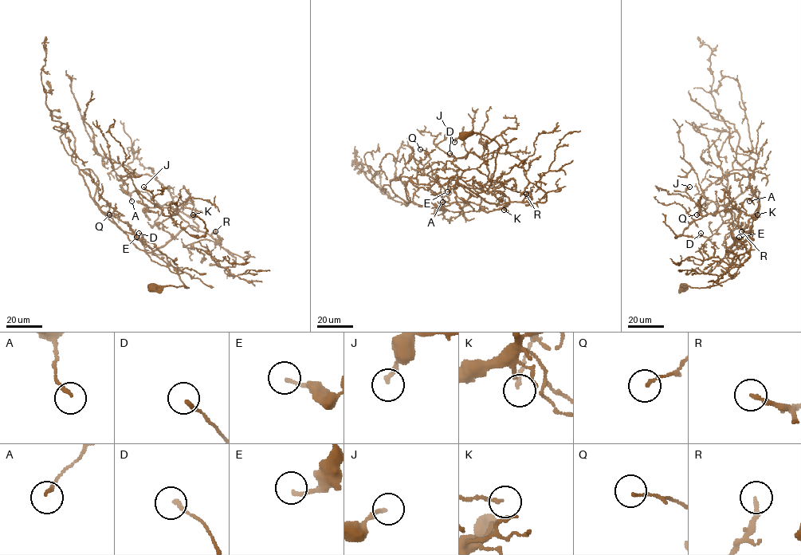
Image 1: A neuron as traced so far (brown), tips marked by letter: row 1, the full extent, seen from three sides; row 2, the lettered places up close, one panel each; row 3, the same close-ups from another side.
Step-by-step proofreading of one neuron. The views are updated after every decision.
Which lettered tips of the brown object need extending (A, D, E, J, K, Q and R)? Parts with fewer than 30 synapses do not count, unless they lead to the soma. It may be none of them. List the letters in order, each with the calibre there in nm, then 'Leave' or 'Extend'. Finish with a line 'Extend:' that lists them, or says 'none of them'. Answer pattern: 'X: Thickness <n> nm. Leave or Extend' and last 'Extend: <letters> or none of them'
A: Thickness 140 nm. Leave
D: Thickness 160 nm. Leave
E: Thickness 160 nm. Leave
J: Thickness 180 nm. Leave
K: Thickness 150 nm. Leave
Q: Thickness 110 nm. Leave
R: Thickness 180 nm. Extend
Extend: R

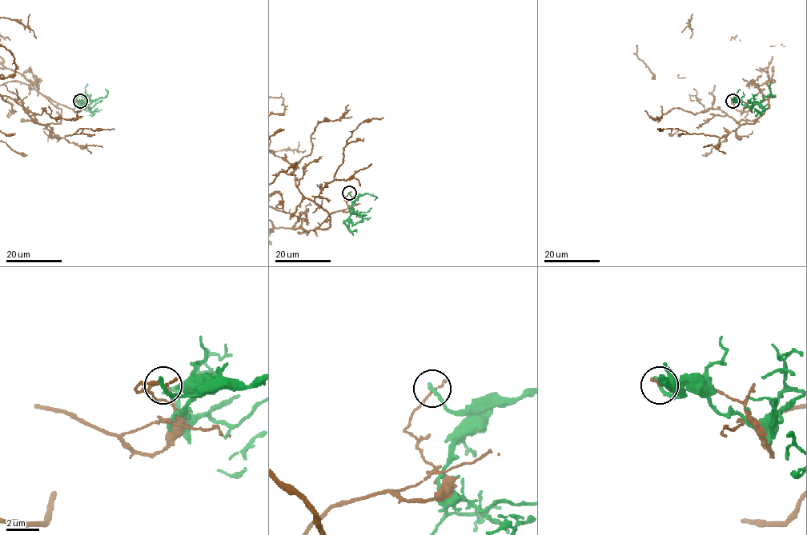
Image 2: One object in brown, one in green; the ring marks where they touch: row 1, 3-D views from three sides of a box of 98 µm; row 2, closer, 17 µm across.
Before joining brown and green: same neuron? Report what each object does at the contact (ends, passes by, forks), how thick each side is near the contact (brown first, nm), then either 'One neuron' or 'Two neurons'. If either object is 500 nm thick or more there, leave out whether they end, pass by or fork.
At the ring brown ends. At the ring green ends. Thickness 140 nm (brown) against 260 nm. Two neurons

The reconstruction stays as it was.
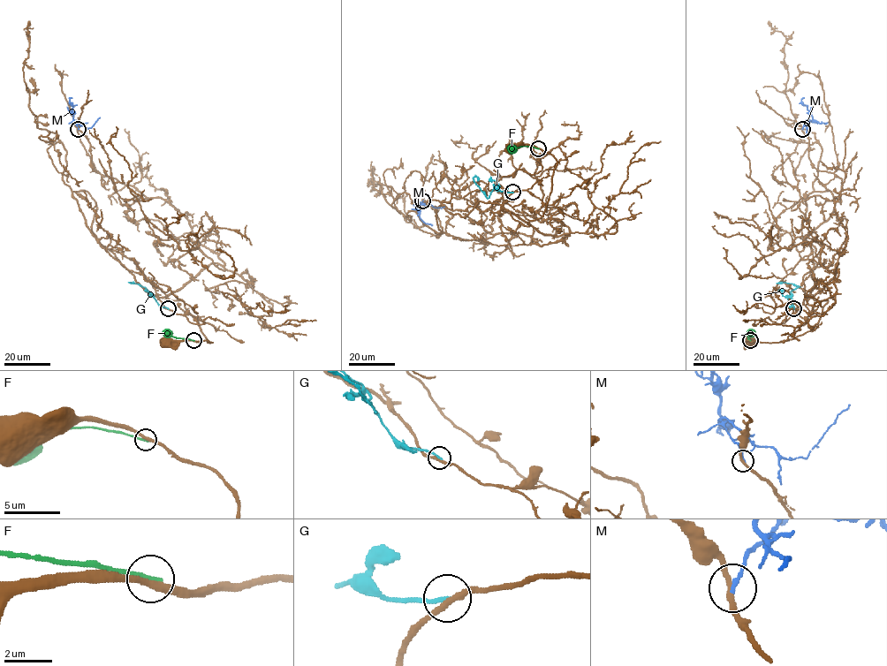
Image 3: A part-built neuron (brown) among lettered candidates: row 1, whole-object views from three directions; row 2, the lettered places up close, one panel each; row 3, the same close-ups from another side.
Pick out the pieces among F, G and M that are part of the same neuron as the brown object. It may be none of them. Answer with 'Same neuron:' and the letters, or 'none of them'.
Same neuron: M

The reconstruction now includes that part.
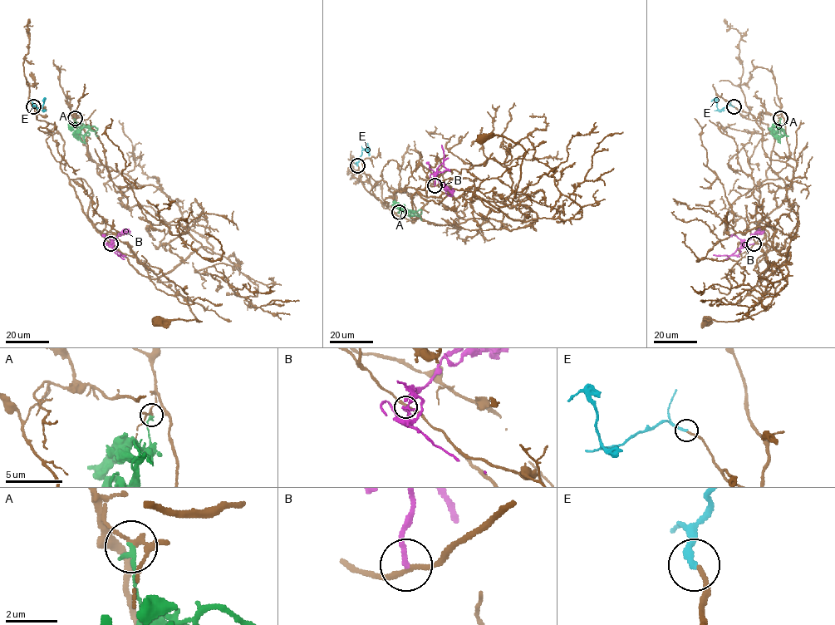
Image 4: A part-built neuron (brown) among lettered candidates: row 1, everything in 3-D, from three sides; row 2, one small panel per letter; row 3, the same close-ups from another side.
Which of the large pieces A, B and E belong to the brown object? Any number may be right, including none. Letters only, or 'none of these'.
E

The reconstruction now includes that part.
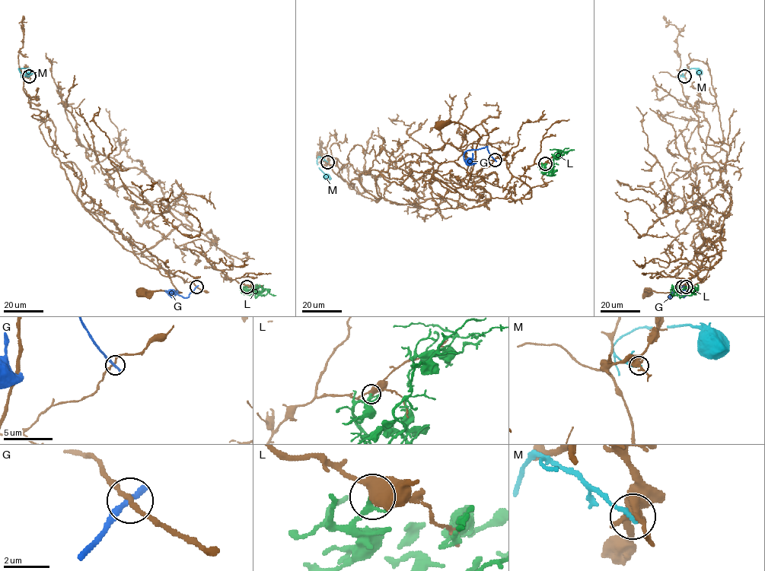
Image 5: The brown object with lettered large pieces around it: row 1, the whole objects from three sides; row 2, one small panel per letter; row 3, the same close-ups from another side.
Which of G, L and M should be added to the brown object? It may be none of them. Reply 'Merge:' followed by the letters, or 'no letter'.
Merge: no letter

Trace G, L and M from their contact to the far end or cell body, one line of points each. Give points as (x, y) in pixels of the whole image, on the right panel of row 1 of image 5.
G: (682, 287), (669, 297), (672, 292), (683, 291), (675, 293)
L: (686, 287), (688, 289), (693, 287), (697, 290), (690, 296), (686, 294), (680, 296), (671, 285), (671, 289)
M: (683, 76), (679, 74), (683, 69), (695, 68), (701, 73)

